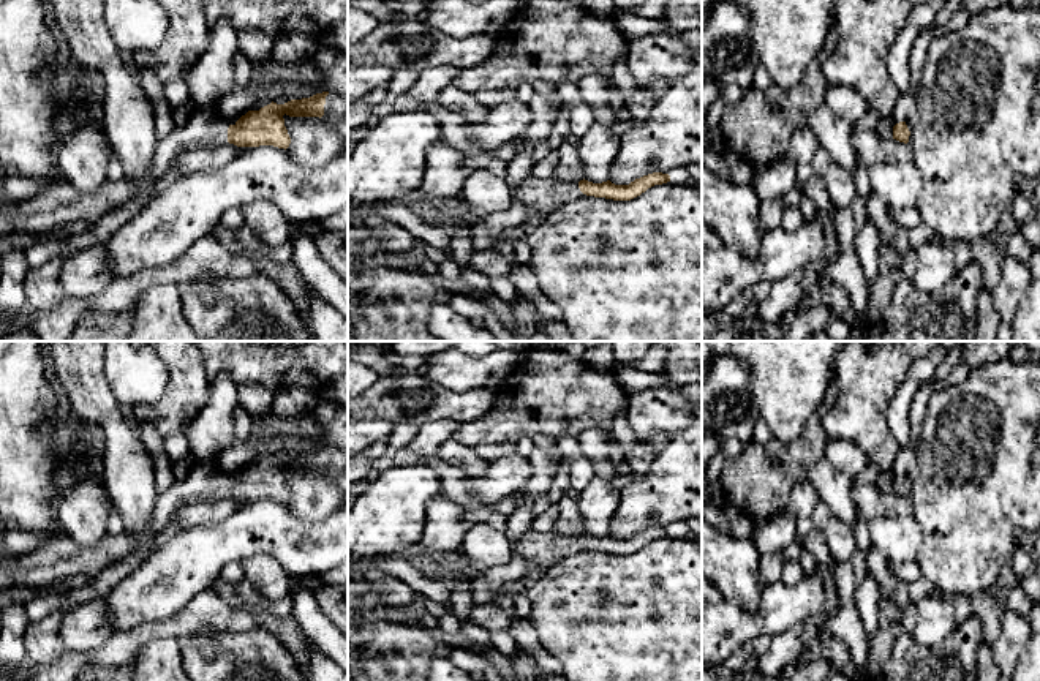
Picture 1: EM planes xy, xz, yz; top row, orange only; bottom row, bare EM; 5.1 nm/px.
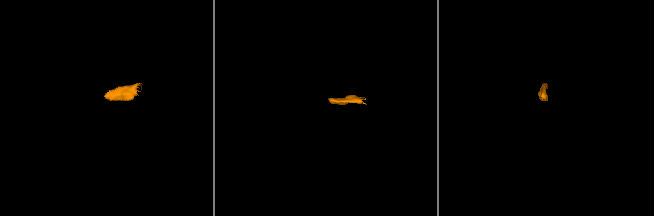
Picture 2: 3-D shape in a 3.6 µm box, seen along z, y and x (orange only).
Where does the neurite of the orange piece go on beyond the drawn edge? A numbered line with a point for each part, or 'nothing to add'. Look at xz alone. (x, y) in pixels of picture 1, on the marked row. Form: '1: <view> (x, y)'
1: xz (544, 195)

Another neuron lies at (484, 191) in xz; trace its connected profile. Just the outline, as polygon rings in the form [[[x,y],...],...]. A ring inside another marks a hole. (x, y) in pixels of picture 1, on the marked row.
[[[476,169],[468,175],[460,199],[479,213],[493,213],[511,207],[512,191],[506,179]]]

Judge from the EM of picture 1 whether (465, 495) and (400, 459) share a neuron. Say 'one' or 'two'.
one

